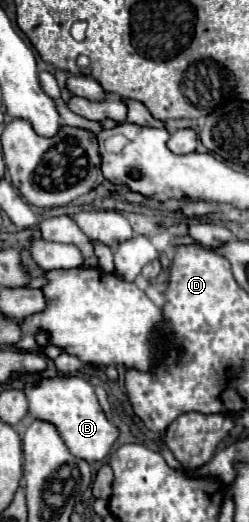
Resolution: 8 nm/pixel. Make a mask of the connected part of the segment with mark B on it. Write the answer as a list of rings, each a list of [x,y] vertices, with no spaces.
[[[82,377],[42,379],[40,383],[26,387],[26,395],[30,401],[30,415],[54,423],[74,457],[80,457],[88,463],[102,461],[120,437],[120,429],[106,417],[104,409],[100,407],[94,387]]]

